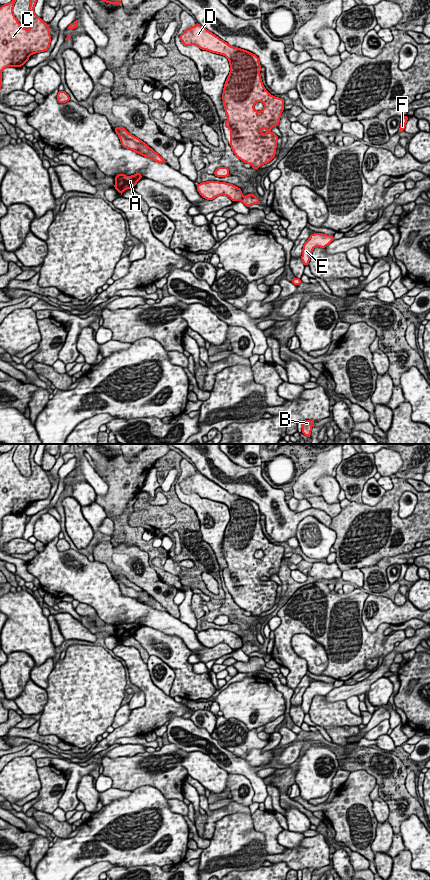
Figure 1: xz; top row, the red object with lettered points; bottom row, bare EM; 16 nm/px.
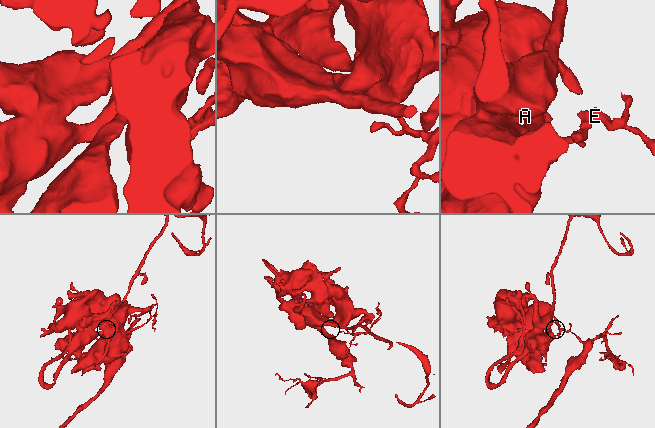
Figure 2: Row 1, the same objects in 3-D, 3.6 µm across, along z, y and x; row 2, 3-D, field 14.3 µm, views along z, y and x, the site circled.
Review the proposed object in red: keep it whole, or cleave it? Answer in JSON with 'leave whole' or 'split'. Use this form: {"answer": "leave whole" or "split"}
{"answer": "split"}

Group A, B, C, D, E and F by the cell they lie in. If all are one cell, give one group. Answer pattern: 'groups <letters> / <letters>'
groups A C D / B E F

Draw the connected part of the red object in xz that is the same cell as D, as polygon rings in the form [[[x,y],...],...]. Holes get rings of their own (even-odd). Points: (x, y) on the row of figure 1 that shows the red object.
[[[198,23],[180,34],[180,40],[185,46],[196,45],[202,50],[221,54],[229,60],[230,73],[224,84],[222,100],[227,115],[225,128],[230,129],[230,146],[235,156],[244,163],[251,164],[252,169],[269,163],[275,157],[278,140],[278,136],[270,129],[279,125],[284,99],[272,96],[265,89],[260,75],[259,58],[247,50],[230,46]],[[257,102],[264,104],[261,111],[254,109]]]

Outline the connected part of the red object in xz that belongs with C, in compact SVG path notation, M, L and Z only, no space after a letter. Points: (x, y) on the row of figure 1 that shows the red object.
M12 0L0 7L0 89L4 68L23 66L29 60L30 55L47 51L51 42L49 26L34 13L37 0L30 0L29 13L32 25L29 29L23 28L13 14L15 2L16 0Z

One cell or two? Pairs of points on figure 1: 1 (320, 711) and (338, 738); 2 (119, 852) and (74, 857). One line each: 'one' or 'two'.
1: two
2: one

